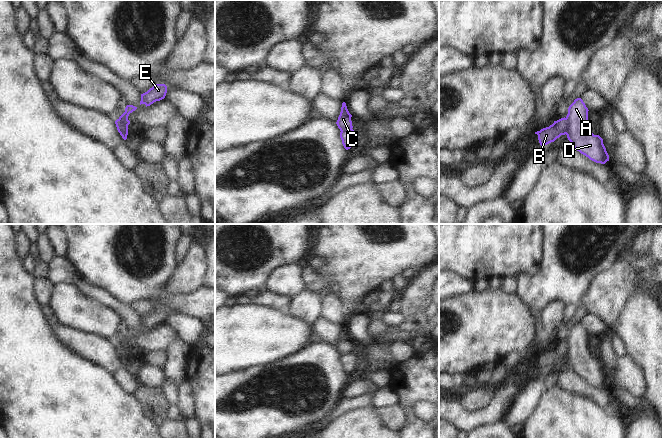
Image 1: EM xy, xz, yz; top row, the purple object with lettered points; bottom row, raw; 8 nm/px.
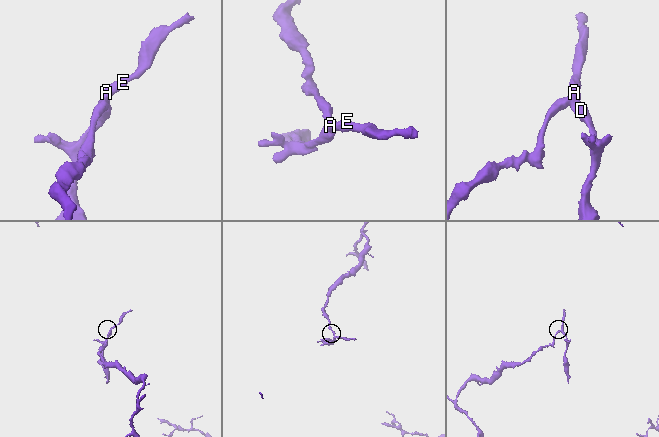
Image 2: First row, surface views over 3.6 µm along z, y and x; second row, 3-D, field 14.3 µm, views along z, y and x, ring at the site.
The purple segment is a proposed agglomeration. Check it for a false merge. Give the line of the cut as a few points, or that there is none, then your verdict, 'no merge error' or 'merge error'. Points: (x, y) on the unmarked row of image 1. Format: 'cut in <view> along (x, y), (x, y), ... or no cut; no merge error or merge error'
cut in xy along (119, 342), (124, 346), (120, 357); merge error

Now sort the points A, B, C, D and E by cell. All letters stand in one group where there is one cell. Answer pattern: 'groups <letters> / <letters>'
groups A D E / B C

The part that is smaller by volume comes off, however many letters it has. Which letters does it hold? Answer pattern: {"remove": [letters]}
{"remove": ["A", "D", "E"]}

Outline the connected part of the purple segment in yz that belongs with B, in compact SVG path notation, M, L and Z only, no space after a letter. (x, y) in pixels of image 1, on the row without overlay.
M561 342L554 345L549 351L543 352L540 355L535 356L538 359L538 364L541 370L545 370L551 366L554 366L561 359L565 359L568 353L567 342Z

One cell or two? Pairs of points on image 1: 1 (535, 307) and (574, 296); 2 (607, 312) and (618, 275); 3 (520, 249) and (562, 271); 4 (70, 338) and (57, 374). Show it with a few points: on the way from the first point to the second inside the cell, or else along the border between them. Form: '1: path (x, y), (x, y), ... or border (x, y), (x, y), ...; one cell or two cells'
1: path (545, 297), (547, 295), (564, 295); one cell
2: path (607, 303), (607, 294), (616, 284); one cell
3: border (544, 237), (541, 266), (532, 274), (523, 274); two cells
4: border (51, 329), (62, 343), (87, 359); two cells

